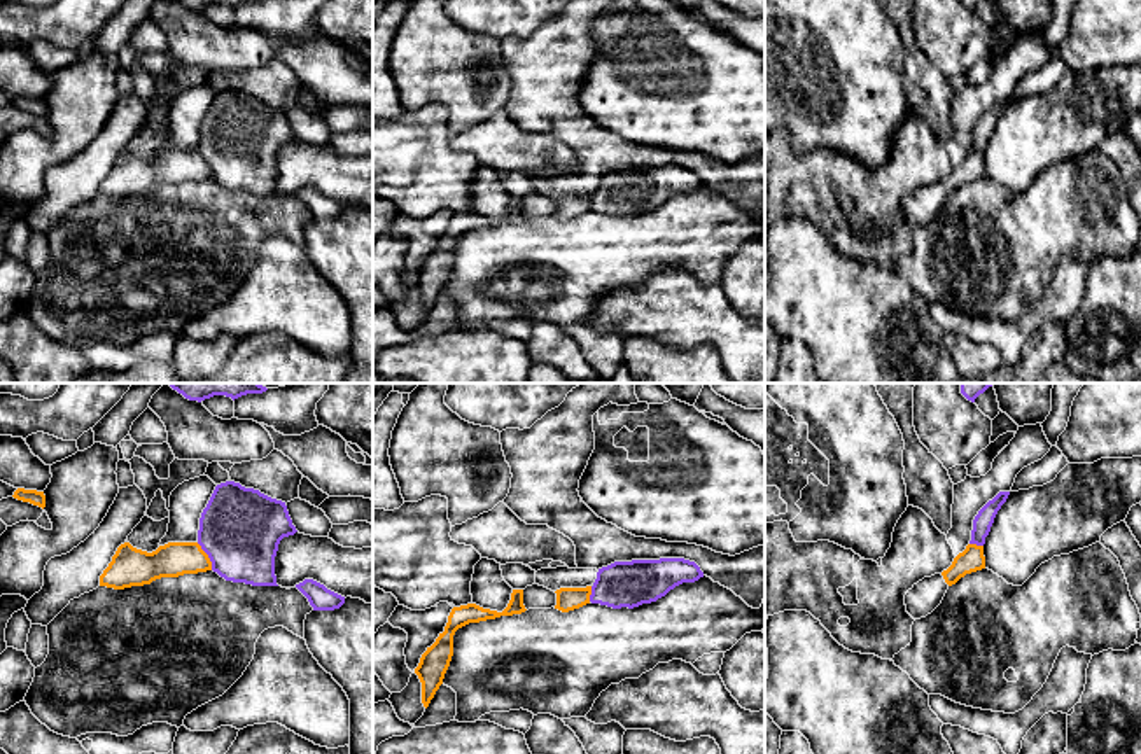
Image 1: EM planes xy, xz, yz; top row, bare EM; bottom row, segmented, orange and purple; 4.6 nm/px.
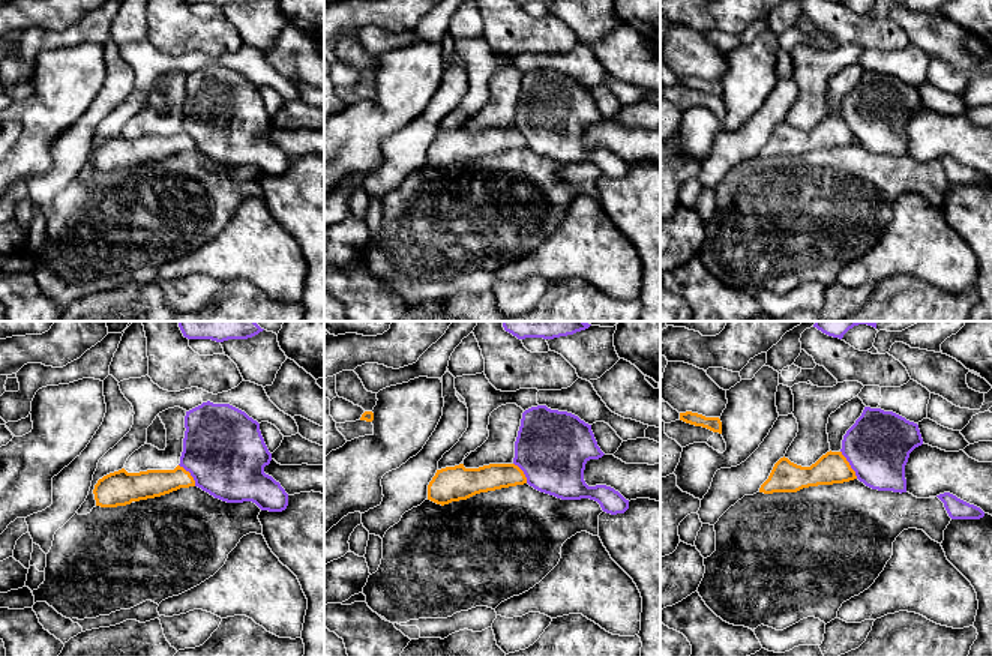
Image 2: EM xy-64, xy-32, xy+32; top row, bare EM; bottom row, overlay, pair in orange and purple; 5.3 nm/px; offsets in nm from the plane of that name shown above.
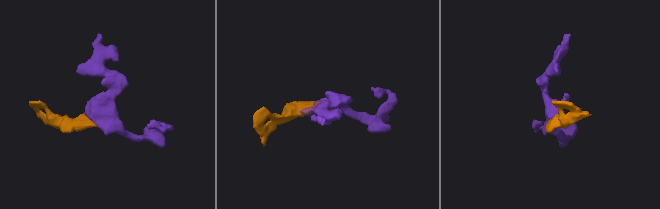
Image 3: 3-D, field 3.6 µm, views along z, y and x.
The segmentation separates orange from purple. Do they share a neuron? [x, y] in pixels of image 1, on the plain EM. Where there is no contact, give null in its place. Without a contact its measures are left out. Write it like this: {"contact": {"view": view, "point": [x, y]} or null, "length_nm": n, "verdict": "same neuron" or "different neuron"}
{"contact": {"view": "xy", "point": [207, 165]}, "length_nm": 150, "verdict": "different neuron"}

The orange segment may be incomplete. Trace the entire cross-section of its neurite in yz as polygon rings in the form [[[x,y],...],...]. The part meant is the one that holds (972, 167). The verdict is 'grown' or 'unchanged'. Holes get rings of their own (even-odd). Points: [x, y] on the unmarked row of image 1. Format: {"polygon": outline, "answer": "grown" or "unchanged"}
{"polygon": [[[968,152],[942,182],[924,185],[905,203],[906,220],[914,227],[926,226],[943,208],[947,198],[966,182],[985,177],[984,154]]], "answer": "grown"}

